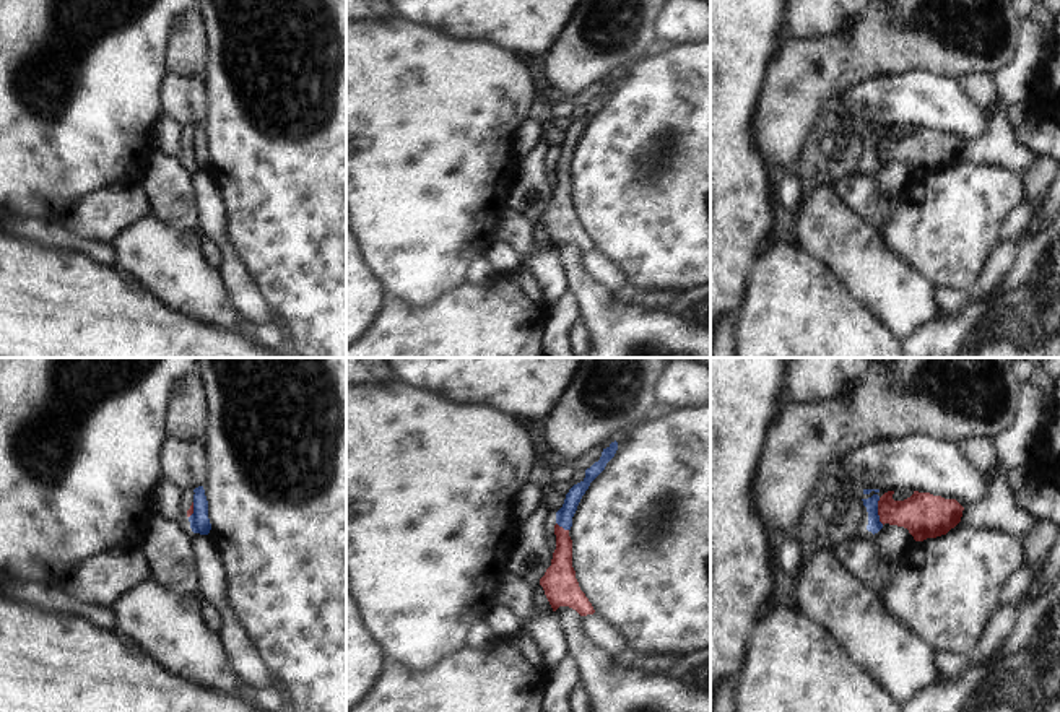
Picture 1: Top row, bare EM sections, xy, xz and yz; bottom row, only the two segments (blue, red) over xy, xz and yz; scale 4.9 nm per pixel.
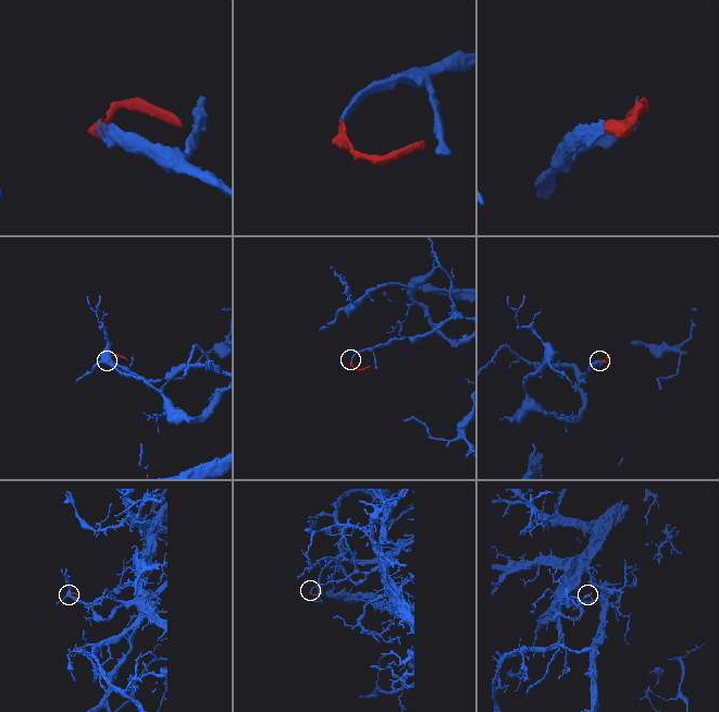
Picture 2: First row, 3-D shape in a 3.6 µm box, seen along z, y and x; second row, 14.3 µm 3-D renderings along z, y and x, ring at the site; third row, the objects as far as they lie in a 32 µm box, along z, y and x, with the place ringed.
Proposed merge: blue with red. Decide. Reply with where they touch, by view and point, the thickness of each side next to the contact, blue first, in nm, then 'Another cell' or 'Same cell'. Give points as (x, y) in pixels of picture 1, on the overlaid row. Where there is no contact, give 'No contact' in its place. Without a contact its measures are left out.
Touches blue at yz (877, 511). Thickness 70 nm (blue) against 220 nm. Same cell.

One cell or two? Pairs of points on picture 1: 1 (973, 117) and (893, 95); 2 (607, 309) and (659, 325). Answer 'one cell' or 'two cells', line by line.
1: one cell
2: one cell

